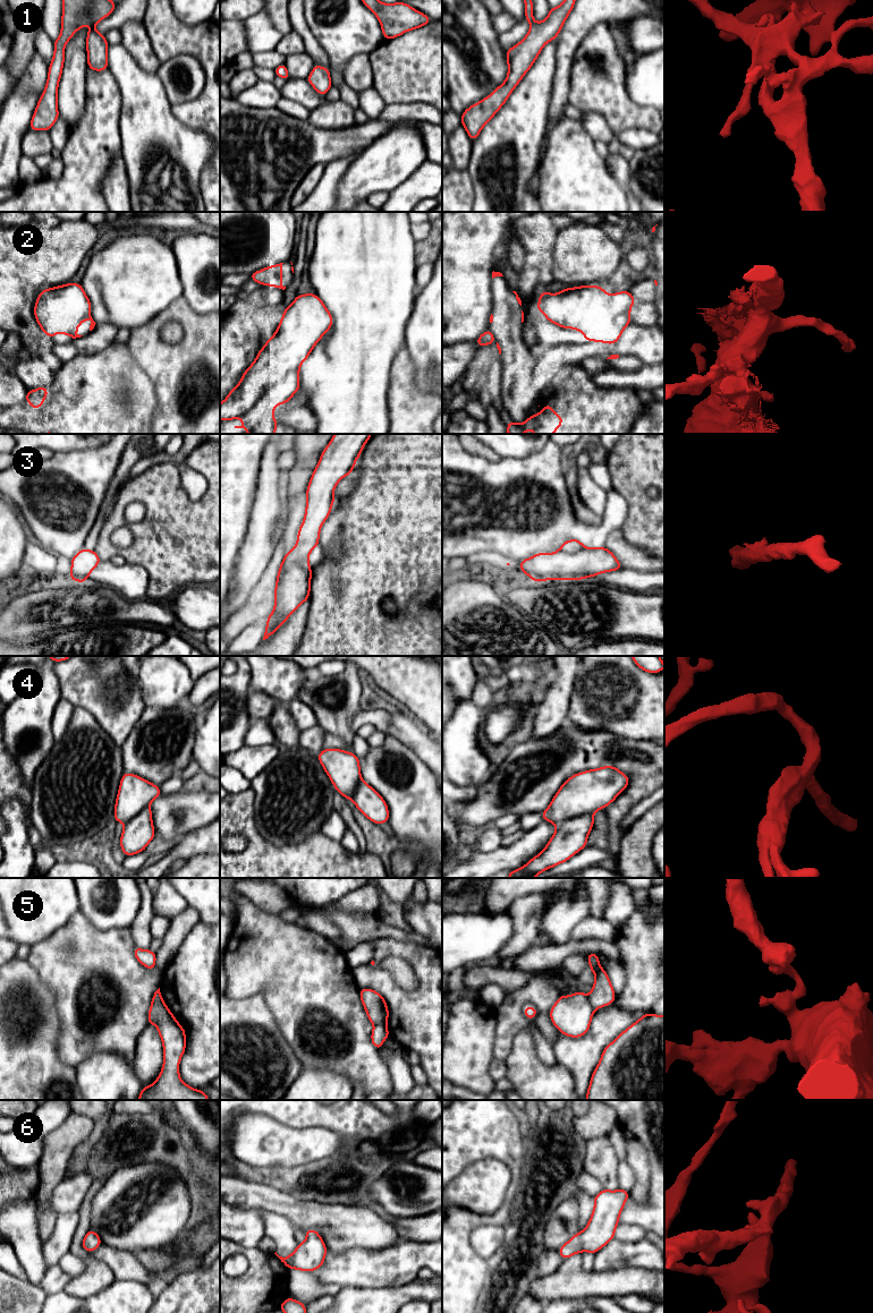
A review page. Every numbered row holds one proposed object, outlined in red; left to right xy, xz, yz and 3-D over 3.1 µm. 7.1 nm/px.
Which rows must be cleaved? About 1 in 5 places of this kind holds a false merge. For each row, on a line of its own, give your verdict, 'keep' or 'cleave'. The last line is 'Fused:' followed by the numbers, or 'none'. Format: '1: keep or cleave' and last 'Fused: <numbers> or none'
1: keep
2: keep
3: keep
4: keep
5: cleave
6: keep
Fused: 5

